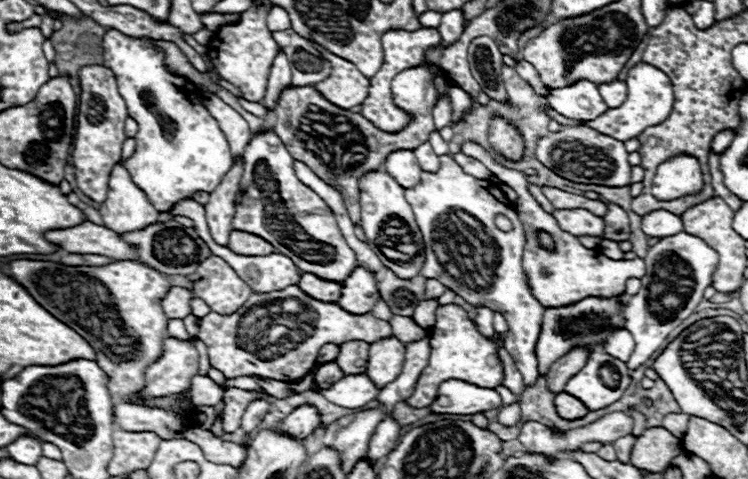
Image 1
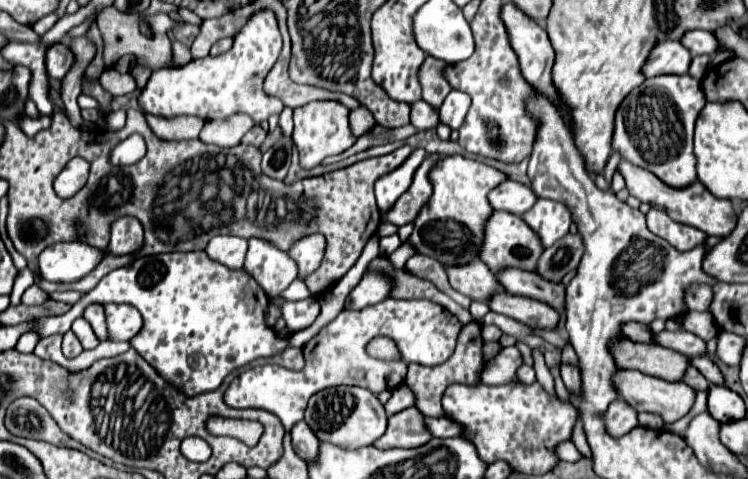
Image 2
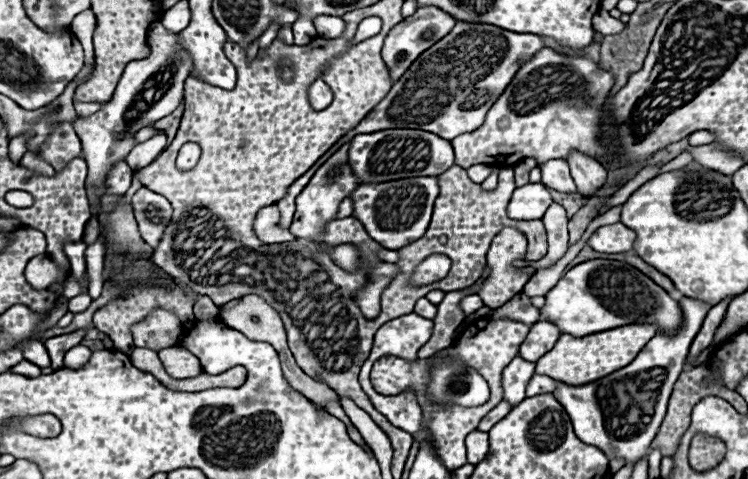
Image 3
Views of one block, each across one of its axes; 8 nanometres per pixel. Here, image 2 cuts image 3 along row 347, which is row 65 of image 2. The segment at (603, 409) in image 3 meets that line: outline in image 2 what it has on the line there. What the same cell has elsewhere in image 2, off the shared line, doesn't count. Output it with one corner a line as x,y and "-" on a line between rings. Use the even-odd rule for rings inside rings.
678,40
658,42
650,58
646,60
644,74
646,78
658,74
688,74
690,62
692,62
692,54
682,46
682,42

